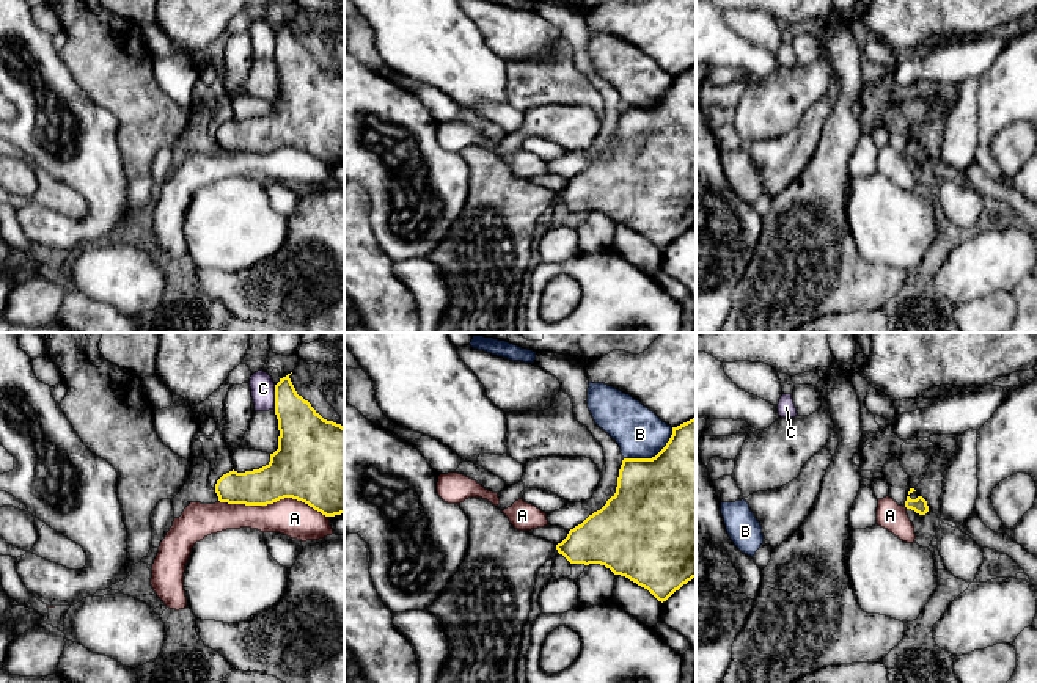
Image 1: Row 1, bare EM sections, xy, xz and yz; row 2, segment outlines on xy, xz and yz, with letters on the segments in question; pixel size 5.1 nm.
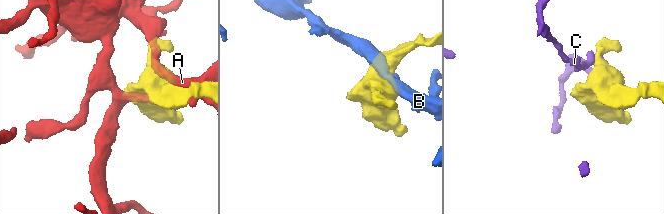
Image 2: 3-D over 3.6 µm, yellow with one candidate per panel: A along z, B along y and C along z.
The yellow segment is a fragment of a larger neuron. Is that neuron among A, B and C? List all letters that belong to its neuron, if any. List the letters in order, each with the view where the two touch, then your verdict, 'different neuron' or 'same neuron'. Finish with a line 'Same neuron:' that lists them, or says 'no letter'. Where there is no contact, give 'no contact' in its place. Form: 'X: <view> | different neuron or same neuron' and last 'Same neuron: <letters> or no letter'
A: xy | different neuron
B: xz | different neuron
C: xy | different neuron
Same neuron: no letter

